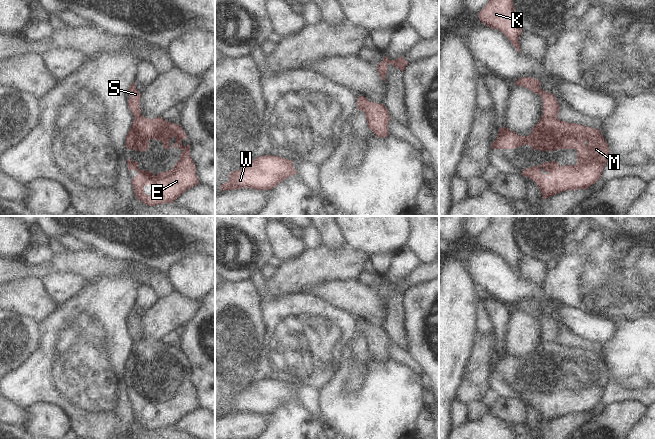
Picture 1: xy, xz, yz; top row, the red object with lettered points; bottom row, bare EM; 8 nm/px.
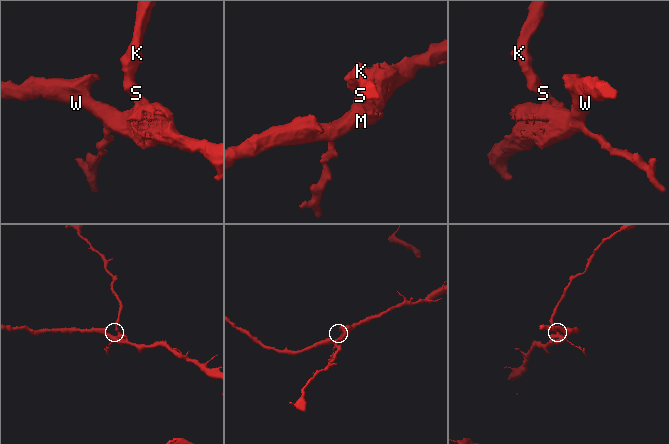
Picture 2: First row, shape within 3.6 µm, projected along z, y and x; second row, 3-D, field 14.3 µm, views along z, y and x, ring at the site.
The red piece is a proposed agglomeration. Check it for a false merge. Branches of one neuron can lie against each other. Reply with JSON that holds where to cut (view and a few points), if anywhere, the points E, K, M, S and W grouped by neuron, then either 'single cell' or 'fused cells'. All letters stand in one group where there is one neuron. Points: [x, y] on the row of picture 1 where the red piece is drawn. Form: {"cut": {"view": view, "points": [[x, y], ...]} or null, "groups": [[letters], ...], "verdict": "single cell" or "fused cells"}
{"cut": {"view": "yz", "points": [[543, 114], [549, 117], [556, 117]]}, "groups": [["E", "M", "W"], ["K", "S"]], "verdict": "fused cells"}

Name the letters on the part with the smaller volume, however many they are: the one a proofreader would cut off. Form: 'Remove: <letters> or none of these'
Remove: K, S

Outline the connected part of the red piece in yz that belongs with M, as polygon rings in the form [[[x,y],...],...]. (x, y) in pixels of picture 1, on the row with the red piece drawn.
[[[546,115],[528,136],[518,135],[506,127],[500,128],[491,149],[514,149],[527,144],[539,151],[577,150],[576,165],[560,166],[557,161],[550,161],[522,171],[523,176],[537,184],[543,199],[562,191],[589,188],[601,179],[609,160],[609,147],[600,130]]]

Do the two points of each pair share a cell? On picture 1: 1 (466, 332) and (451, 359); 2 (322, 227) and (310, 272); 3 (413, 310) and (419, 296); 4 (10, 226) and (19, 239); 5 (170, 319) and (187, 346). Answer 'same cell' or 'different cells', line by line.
1: same cell
2: different cells
3: same cell
4: same cell
5: different cells

